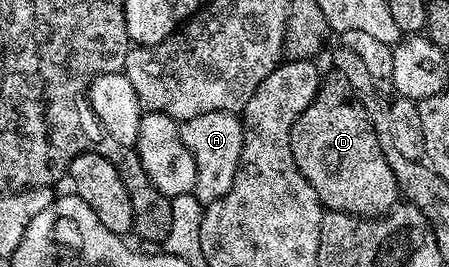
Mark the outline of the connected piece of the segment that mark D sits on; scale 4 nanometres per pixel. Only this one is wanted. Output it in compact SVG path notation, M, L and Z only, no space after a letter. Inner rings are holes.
M330 74L322 79L311 106L307 106L307 110L303 110L303 114L299 114L299 118L291 130L291 154L295 158L295 166L299 166L303 178L307 178L307 182L311 182L322 209L368 218L386 215L399 203L395 176L387 164L383 150L380 149L375 126L371 126L371 118L367 118L367 110L363 110L363 102L359 102L355 90L351 90L351 82L347 82L347 78Z

